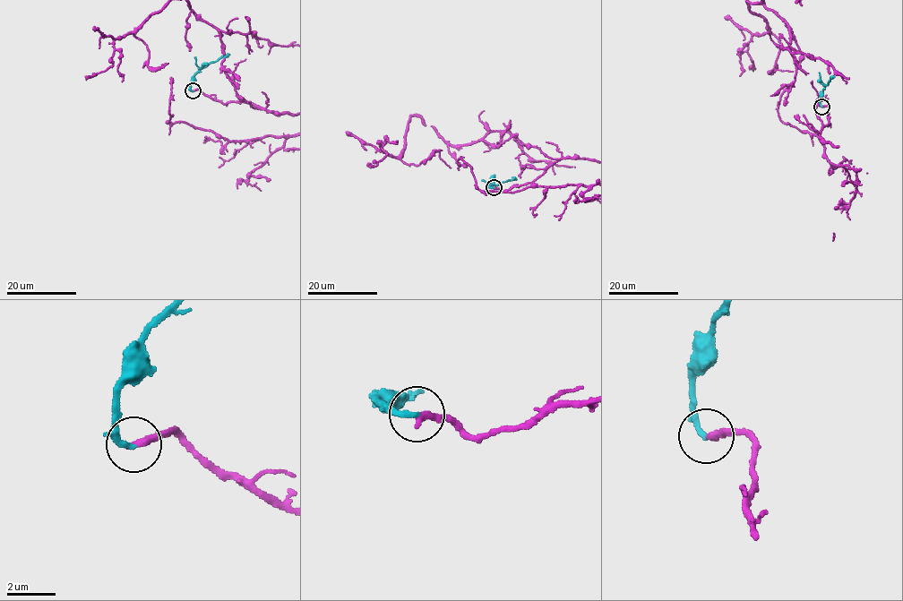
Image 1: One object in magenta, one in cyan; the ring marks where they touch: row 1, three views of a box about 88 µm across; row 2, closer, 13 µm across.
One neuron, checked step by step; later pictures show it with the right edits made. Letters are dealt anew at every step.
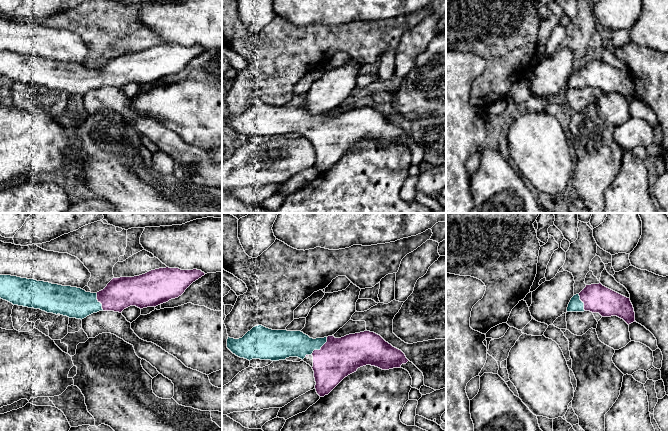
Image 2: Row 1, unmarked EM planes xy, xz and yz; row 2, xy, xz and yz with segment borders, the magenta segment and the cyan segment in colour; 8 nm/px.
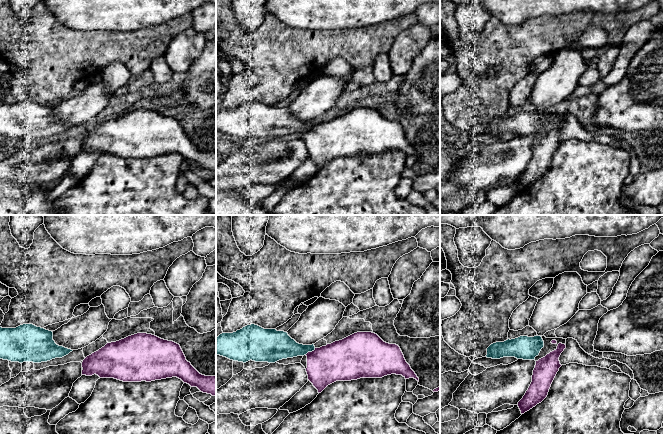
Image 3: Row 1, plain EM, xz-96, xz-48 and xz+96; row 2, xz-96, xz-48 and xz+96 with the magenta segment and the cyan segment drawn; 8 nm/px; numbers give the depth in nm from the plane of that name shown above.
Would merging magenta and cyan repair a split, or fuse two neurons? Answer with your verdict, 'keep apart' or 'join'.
join

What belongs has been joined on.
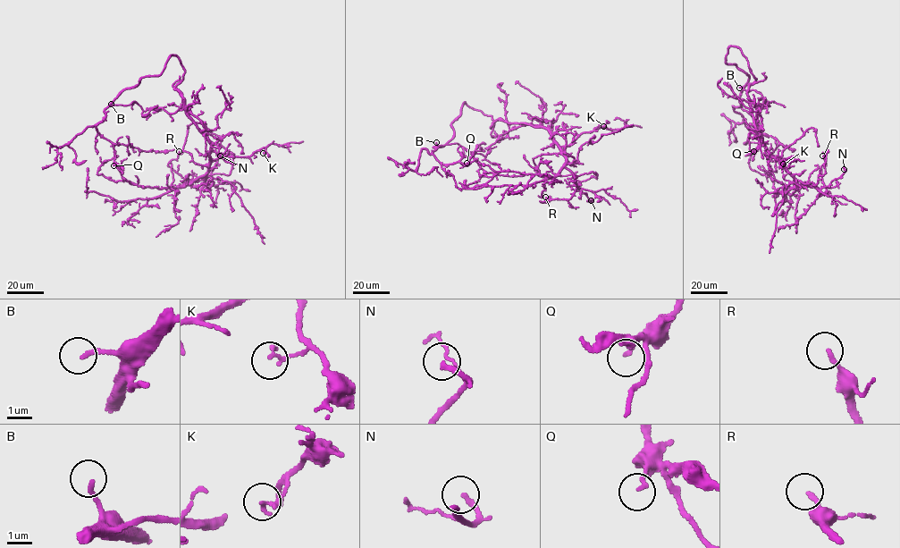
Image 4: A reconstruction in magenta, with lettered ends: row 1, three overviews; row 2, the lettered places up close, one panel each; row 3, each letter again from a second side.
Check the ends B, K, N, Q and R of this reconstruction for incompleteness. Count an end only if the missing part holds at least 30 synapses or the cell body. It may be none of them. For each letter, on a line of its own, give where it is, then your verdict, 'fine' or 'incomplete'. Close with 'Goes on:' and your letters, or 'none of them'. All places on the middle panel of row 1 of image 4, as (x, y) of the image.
B: at (436, 142); incomplete
K: at (603, 126); fine
N: at (591, 200); fine
Q: at (466, 163); fine
R: at (545, 197); fine
Goes on: B

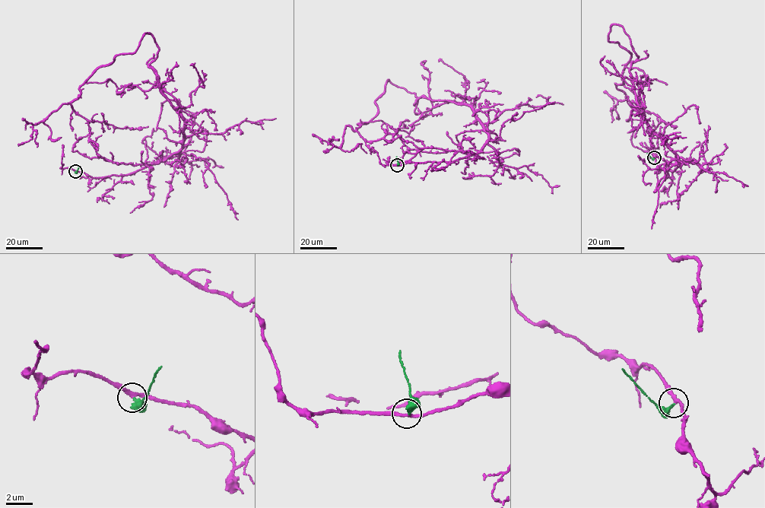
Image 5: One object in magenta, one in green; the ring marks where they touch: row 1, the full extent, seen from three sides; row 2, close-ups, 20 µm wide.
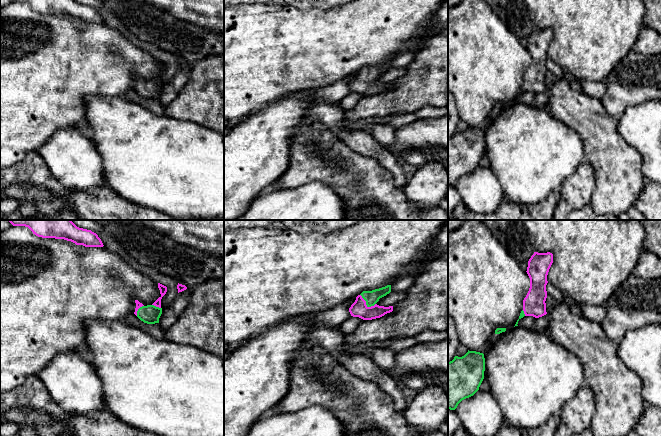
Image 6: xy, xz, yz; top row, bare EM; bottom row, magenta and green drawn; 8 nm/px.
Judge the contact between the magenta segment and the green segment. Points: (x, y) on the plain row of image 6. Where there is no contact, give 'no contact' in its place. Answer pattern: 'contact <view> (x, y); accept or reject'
contact xz (365, 80); accept

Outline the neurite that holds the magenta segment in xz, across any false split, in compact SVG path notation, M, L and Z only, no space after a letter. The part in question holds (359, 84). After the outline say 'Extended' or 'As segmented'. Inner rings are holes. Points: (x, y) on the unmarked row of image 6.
M391 61L372 67L363 67L356 73L355 78L349 84L351 92L359 93L363 96L372 96L392 88L393 82L384 83L376 80L380 74L386 72L390 68Z. Extended

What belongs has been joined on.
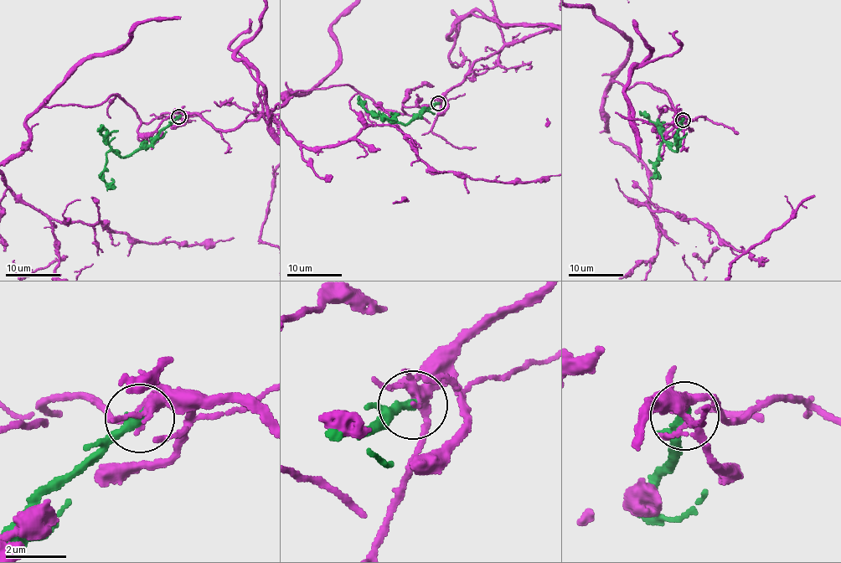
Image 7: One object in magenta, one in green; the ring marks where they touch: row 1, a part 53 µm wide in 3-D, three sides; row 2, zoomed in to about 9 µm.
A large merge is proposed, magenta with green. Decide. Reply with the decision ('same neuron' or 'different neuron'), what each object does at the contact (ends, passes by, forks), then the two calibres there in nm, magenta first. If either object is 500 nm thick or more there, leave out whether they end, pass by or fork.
different neuron; magenta forks there; green ends there; 240 nm thick on the magenta side, 320 nm on the other

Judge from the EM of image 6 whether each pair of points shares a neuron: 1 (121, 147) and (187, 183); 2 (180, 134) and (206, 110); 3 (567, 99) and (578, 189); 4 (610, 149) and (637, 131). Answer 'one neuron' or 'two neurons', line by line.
1: one neuron
2: two neurons
3: two neurons
4: two neurons

